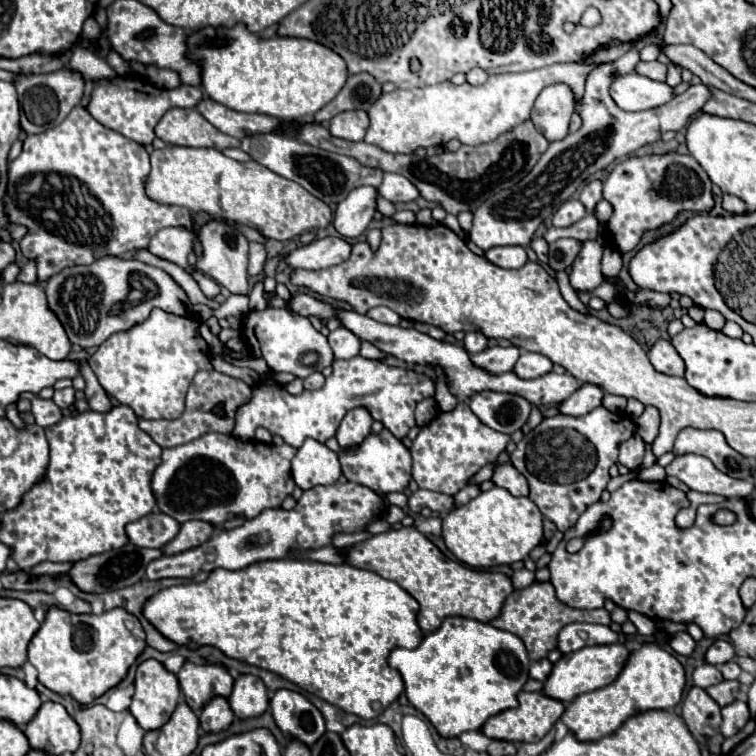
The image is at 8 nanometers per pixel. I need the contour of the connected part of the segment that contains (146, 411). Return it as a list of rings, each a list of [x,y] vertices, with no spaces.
[[[153,308],[145,322],[109,336],[87,362],[105,392],[115,396],[117,402],[131,406],[137,416],[147,420],[173,420],[185,410],[185,396],[193,376],[213,368],[199,326],[201,320],[195,314],[177,316]]]

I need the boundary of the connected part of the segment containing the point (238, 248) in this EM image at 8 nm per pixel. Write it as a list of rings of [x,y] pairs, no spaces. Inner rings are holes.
[[[209,222],[209,226],[201,228],[201,246],[203,254],[197,258],[197,268],[211,276],[215,282],[225,286],[231,294],[249,294],[251,286],[247,280],[247,262],[249,262],[249,242],[245,236],[237,234],[231,226],[223,222]]]

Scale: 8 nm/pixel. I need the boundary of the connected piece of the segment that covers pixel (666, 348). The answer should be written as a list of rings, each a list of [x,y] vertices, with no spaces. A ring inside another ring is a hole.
[[[659,340],[649,350],[649,360],[655,366],[657,372],[669,374],[669,376],[683,376],[685,374],[685,362],[673,348],[669,340]]]

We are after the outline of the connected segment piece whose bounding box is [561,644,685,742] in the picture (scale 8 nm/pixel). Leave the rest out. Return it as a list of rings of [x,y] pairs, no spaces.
[[[643,644],[639,650],[631,652],[623,672],[611,684],[585,692],[569,702],[561,722],[573,732],[573,736],[581,742],[599,740],[611,732],[615,732],[627,718],[641,714],[645,710],[669,710],[681,702],[685,688],[685,670],[681,662],[665,652],[659,644]]]

